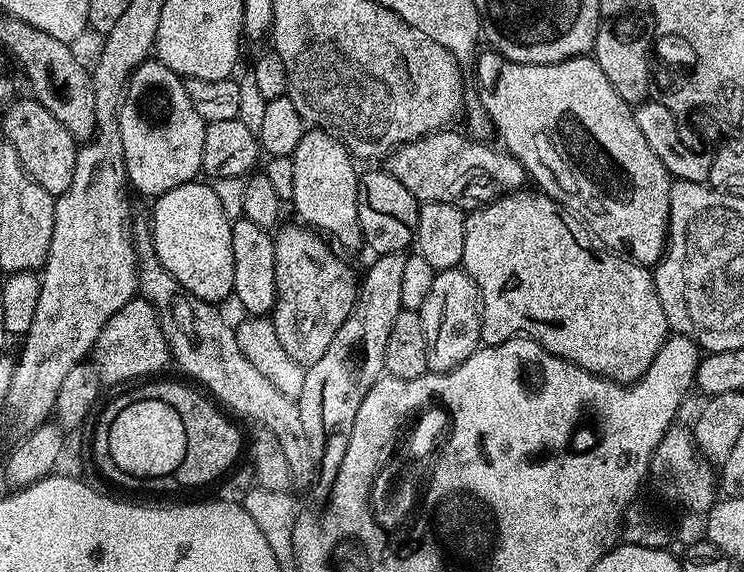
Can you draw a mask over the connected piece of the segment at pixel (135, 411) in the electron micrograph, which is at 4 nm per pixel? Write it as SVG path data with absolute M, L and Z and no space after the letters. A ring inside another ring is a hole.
M139 400L128 404L110 426L110 454L125 477L156 480L171 472L179 473L187 453L186 426L182 426L182 418L178 418L167 400Z

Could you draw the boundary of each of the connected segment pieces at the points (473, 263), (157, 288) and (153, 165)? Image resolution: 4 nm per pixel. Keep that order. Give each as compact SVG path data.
M521 190L513 192L511 196L503 196L492 204L477 206L466 215L466 250L462 267L468 273L480 291L480 338L485 345L501 344L511 340L513 336L527 336L530 340L537 340L547 352L553 352L572 364L585 368L593 376L604 376L607 380L614 380L617 384L631 384L646 374L650 362L659 354L664 341L670 335L668 319L662 310L662 302L656 293L656 282L653 273L643 264L636 264L626 256L621 256L603 246L596 237L584 227L584 221L575 212L568 211L563 204L559 204L551 196L544 195L539 190Z
M144 221L132 228L133 241L137 254L137 291L139 295L148 300L159 314L163 336L167 338L169 353L174 364L178 364L193 381L200 380L202 385L223 407L230 409L260 422L266 426L276 437L276 443L283 451L286 448L296 448L298 444L310 444L303 429L299 403L291 396L282 394L280 390L249 359L242 354L238 346L236 332L233 325L228 324L217 305L190 294L182 287L161 263L158 262L156 252L153 250L149 225Z
M149 58L143 64L138 65L132 69L132 77L128 79L128 90L124 93L124 104L120 108L120 133L122 134L122 150L124 151L124 171L126 173L126 180L129 185L132 184L144 196L155 198L166 194L170 190L174 190L183 184L191 184L201 175L202 172L202 142L204 141L204 126L205 121L198 114L198 110L194 110L194 102L190 102L190 98L184 89L184 80L175 72L170 70L159 60Z

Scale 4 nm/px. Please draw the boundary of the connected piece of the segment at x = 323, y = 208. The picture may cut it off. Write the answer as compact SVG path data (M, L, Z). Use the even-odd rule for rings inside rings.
M308 130L305 131L302 142L298 142L298 146L292 151L291 158L294 162L294 194L290 207L296 211L295 219L301 225L307 226L325 237L333 236L334 239L341 240L348 248L354 247L356 243L359 245L362 237L356 223L358 218L358 186L356 185L358 168L355 168L357 165L354 163L352 153L330 133Z

